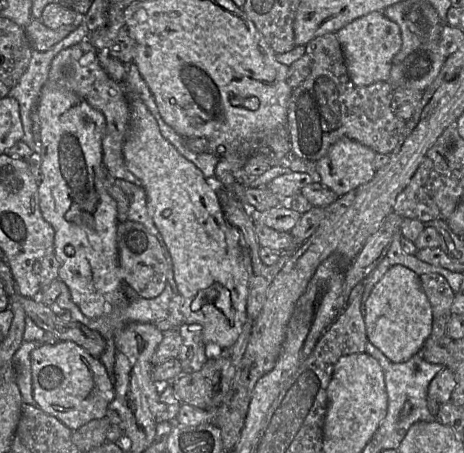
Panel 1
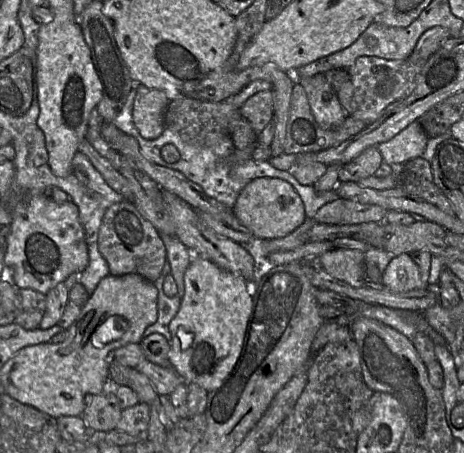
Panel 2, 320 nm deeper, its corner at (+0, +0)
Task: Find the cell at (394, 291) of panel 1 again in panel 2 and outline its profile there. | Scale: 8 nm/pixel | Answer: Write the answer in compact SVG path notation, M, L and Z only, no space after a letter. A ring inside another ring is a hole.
M401 254L394 257L382 274L381 284L394 293L409 292L418 289L427 289L421 280L418 265L410 254Z

